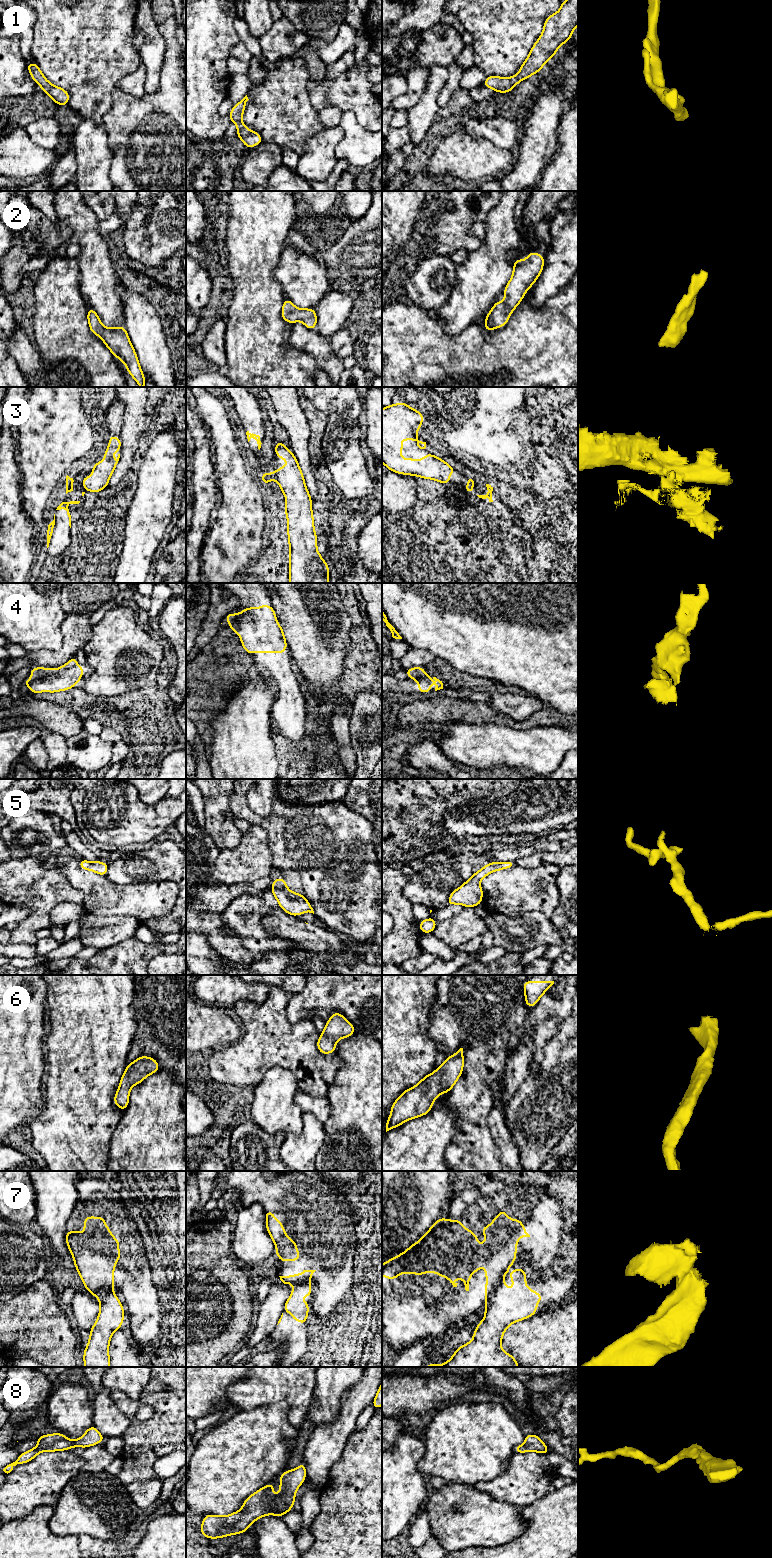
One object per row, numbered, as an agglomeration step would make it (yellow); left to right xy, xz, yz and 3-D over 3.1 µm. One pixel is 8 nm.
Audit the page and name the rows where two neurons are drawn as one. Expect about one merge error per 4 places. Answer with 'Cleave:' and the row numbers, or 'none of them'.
Cleave: 3, 4, 7

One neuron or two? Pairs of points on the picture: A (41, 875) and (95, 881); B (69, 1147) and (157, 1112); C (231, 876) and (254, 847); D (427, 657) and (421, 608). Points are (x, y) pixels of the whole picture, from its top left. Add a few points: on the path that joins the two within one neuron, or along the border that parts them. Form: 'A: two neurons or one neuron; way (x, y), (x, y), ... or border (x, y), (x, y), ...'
A: two neurons; border (47, 867), (57, 867), (68, 881), (84, 895)
B: two neurons; border (123, 1111), (122, 1118), (112, 1135), (109, 1152)
C: one neuron; way (237, 869), (252, 854)
D: two neurons; border (409, 646), (415, 649), (428, 650), (435, 657)

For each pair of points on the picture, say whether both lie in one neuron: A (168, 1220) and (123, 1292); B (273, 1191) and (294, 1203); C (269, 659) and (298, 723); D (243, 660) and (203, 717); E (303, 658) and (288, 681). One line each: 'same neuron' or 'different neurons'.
A: same neuron
B: different neurons
C: same neuron
D: same neuron
E: different neurons

